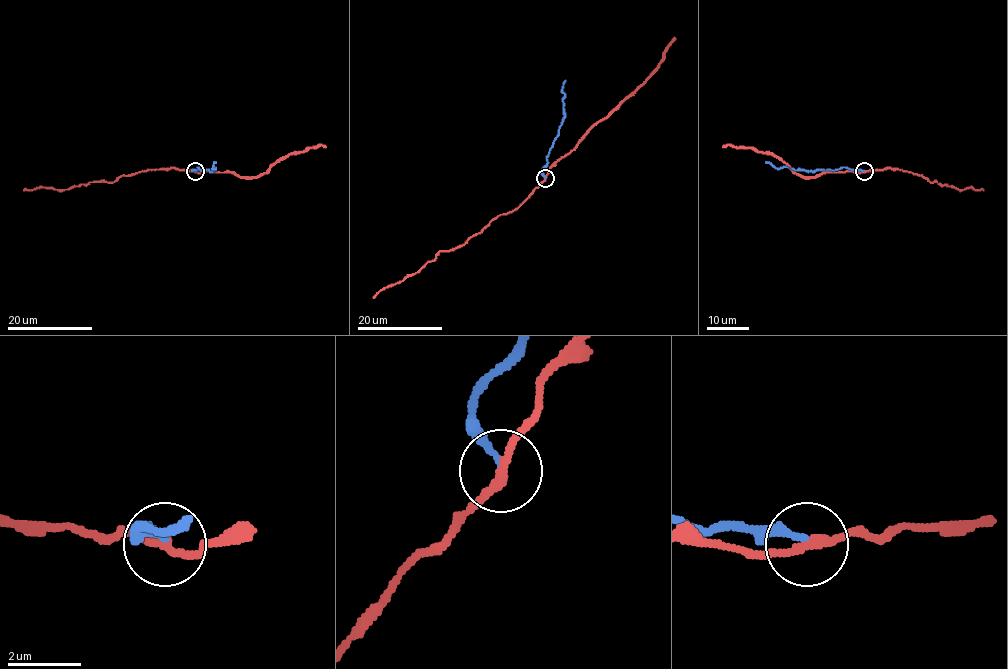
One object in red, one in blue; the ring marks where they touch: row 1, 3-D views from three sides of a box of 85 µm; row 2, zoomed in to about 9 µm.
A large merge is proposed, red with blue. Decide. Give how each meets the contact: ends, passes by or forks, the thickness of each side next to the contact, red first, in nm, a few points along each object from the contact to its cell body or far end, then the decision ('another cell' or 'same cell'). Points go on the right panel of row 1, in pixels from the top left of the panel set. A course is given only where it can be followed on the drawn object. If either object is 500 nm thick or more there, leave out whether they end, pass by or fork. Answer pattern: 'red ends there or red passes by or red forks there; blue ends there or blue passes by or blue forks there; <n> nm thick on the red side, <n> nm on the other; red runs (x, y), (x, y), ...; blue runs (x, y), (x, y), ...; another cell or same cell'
red passes by; blue ends there; 240 nm thick on the red side, 190 nm on the other; red runs (864, 171), (888, 167), (958, 189), (971, 187), (983, 190); blue runs (864, 171), (842, 167), (836, 170), (794, 170), (775, 168), (766, 162); another cell

